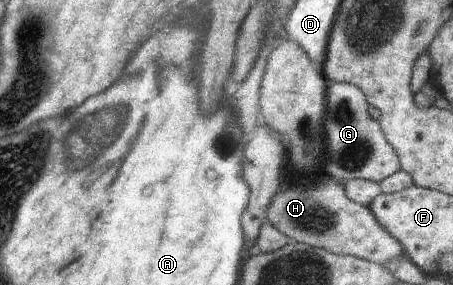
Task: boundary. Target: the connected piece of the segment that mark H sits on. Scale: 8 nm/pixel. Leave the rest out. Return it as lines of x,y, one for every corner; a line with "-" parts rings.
328,175
313,184
303,179
284,181
267,208
267,221
290,240
385,267
389,260
406,254
401,244
379,225
370,208
349,200
344,186
335,184

